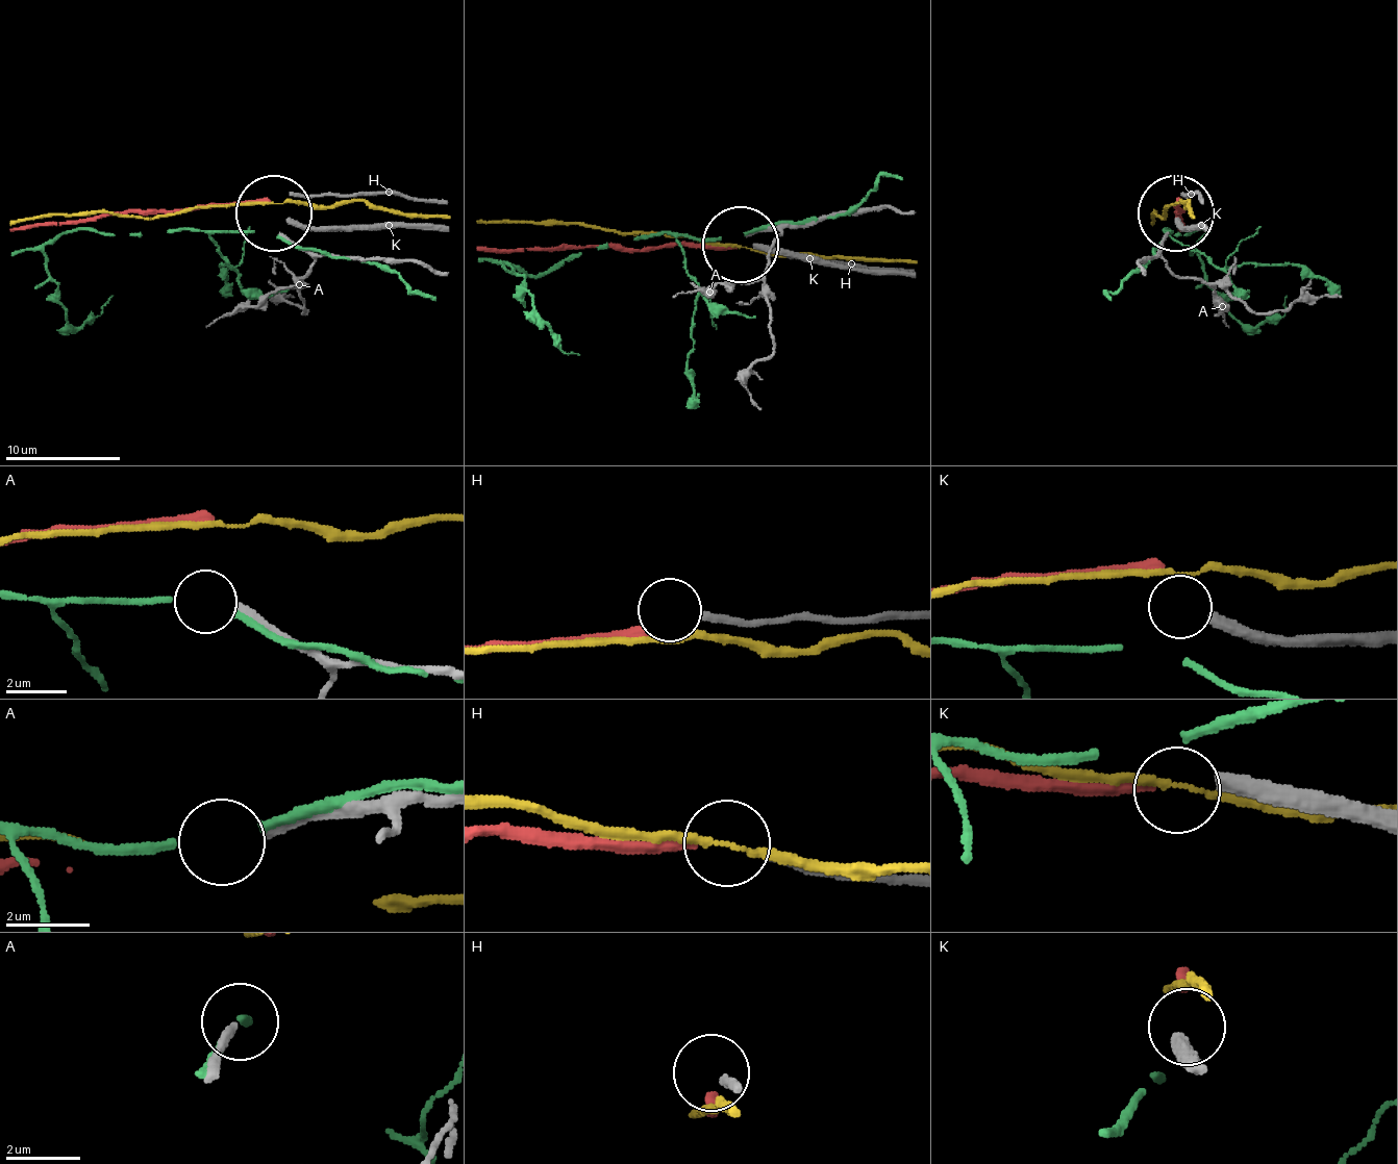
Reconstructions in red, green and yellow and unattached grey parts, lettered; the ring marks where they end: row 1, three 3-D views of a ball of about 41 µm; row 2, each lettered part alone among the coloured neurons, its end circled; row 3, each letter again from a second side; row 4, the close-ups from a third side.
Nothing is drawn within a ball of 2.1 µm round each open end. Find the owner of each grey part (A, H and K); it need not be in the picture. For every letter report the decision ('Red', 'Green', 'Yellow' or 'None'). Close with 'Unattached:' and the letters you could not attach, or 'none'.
A: None
H: None
K: None
Unattached: A, H, K

